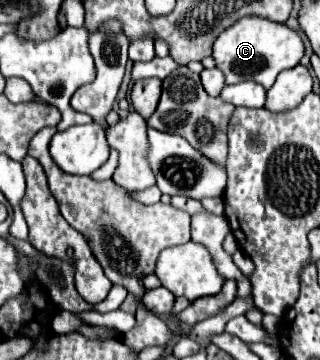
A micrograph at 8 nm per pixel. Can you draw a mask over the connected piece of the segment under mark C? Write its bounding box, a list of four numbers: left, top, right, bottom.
[212,16,304,88]

